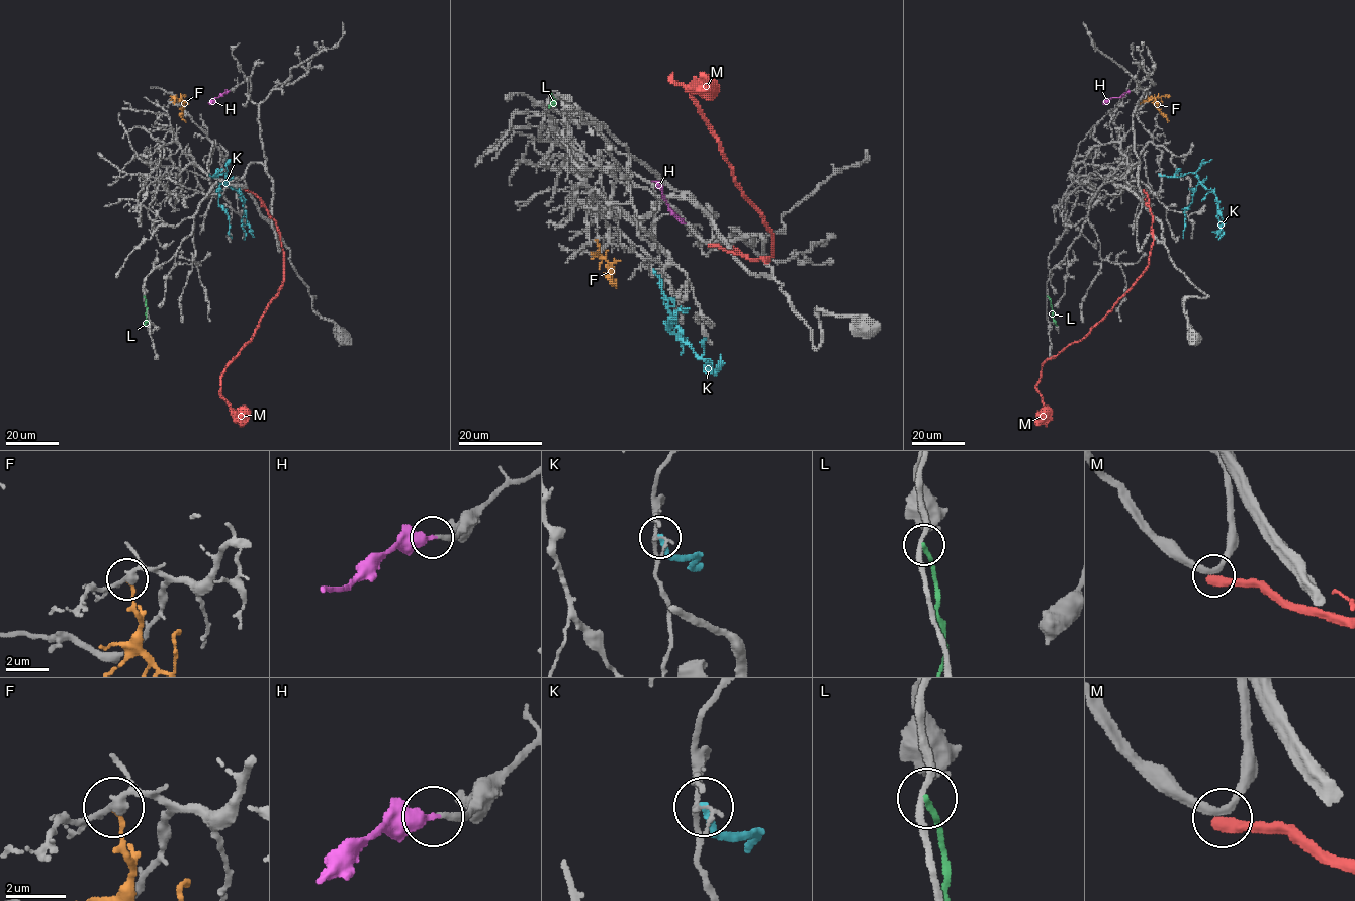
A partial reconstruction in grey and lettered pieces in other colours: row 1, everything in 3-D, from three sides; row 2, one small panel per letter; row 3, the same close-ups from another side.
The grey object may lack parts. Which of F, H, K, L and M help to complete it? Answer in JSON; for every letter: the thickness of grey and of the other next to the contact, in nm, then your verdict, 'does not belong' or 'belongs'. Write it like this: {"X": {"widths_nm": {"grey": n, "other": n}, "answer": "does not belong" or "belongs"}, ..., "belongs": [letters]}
{"F": {"widths_nm": {"grey": 240, "other": 150}, "answer": "does not belong"}, "H": {"widths_nm": {"grey": 200, "other": 400}, "answer": "belongs"}, "K": {"widths_nm": {"grey": 140, "other": 200}, "answer": "does not belong"}, "L": {"widths_nm": {"grey": 220, "other": 180}, "answer": "does not belong"}, "M": {"widths_nm": {"grey": 320, "other": 440}, "answer": "does not belong"}, "belongs": ["H"]}

